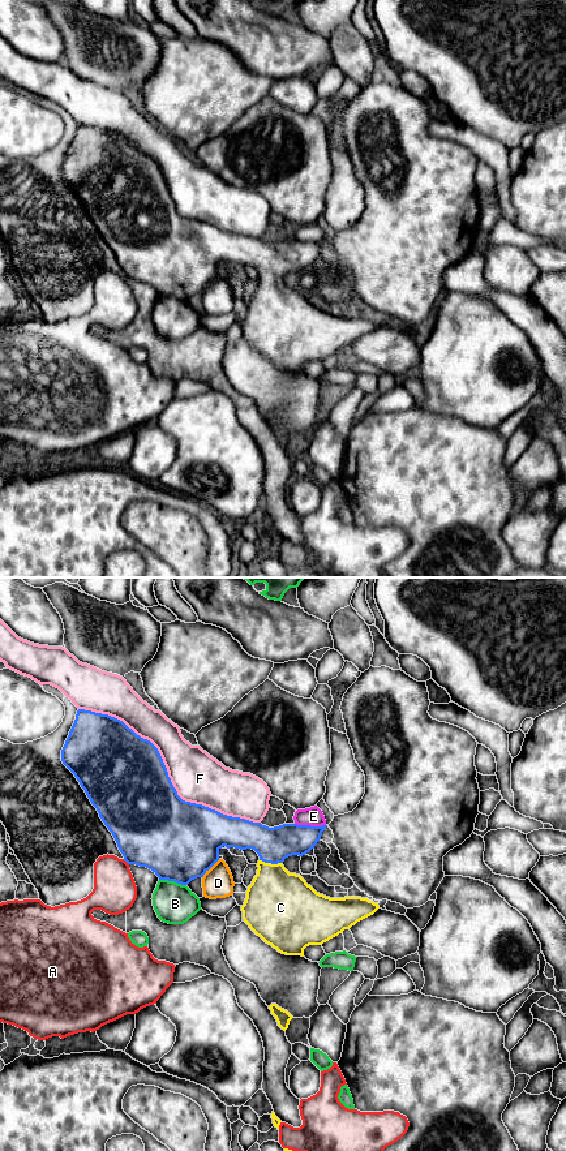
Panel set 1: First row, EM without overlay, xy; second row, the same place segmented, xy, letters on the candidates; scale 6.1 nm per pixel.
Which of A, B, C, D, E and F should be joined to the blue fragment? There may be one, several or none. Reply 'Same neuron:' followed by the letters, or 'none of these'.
Same neuron: C

